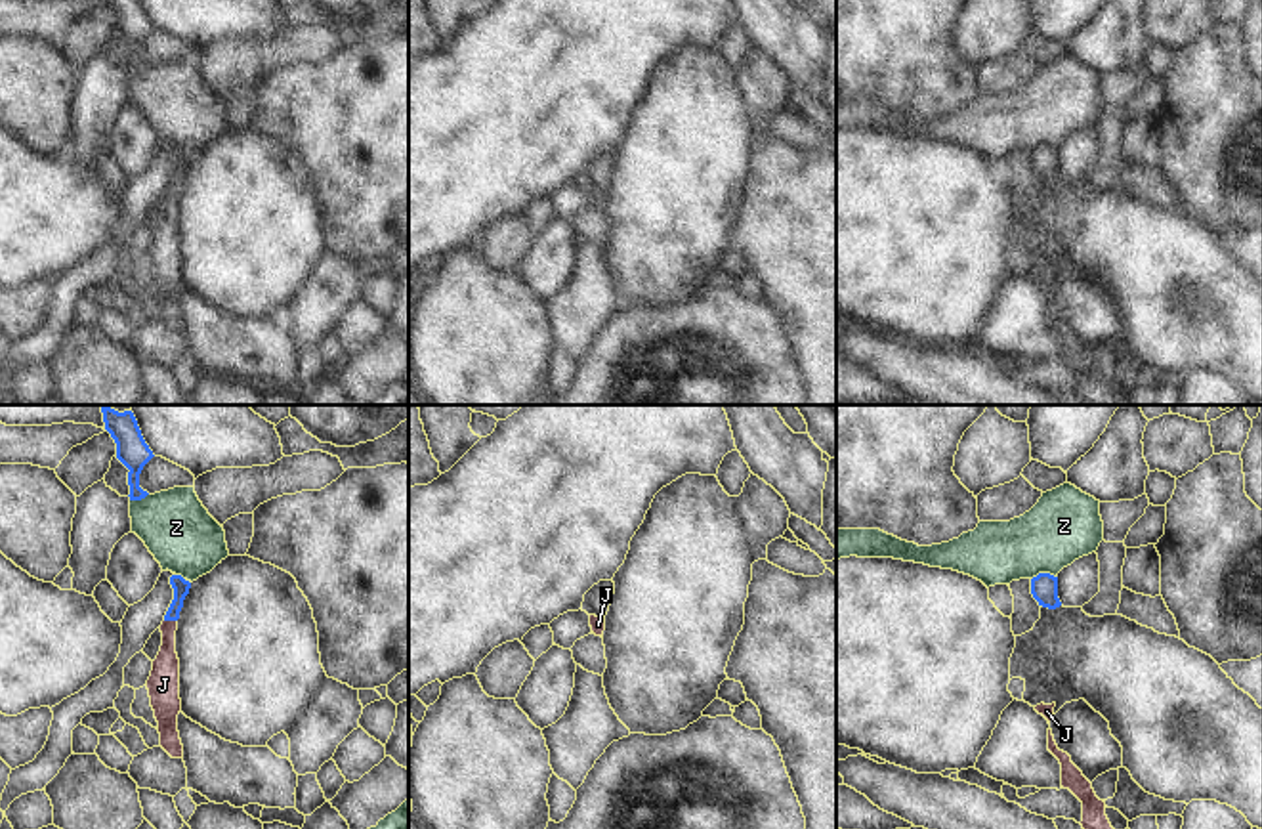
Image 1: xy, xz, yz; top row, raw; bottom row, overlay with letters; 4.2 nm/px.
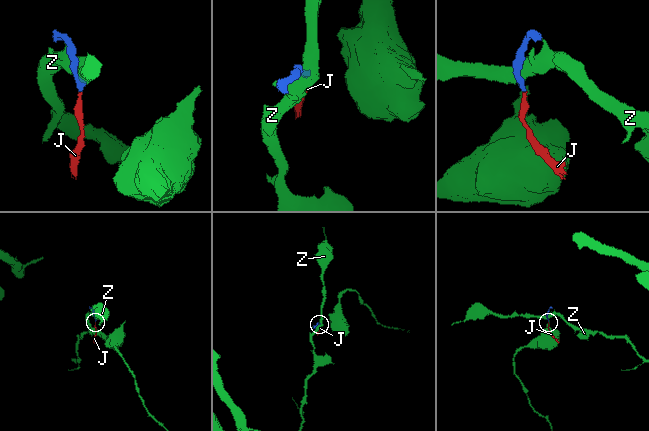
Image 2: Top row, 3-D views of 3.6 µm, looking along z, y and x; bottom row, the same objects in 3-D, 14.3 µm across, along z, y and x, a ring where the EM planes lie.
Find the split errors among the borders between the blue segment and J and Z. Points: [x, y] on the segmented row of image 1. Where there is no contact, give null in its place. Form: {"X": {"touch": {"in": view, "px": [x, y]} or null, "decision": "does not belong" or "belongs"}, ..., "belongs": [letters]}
{"J": {"touch": {"in": "xy", "px": [170, 619]}, "decision": "belongs"}, "Z": {"touch": {"in": "yz", "px": [1043, 573]}, "decision": "does not belong"}, "belongs": ["J"]}

